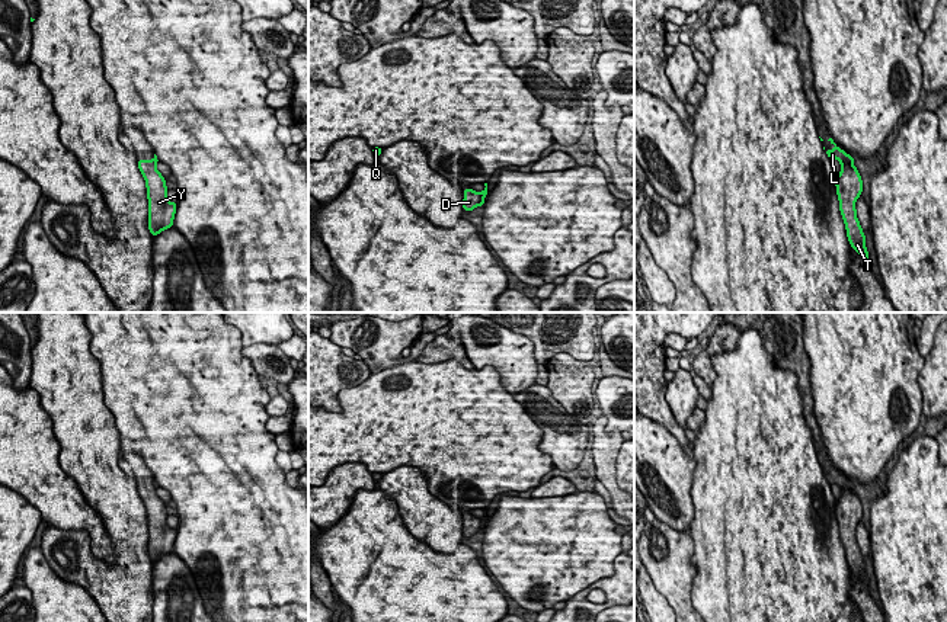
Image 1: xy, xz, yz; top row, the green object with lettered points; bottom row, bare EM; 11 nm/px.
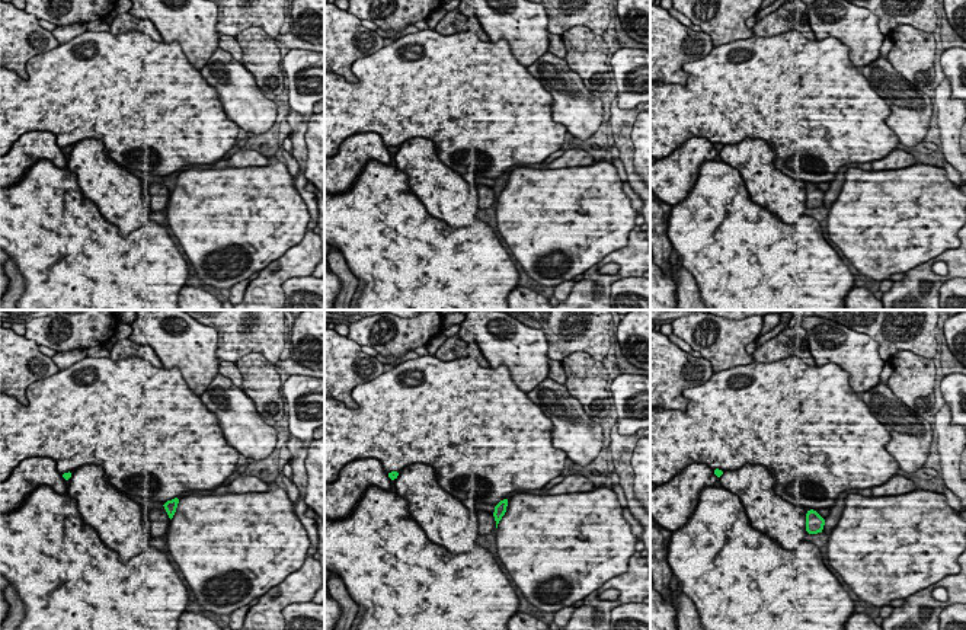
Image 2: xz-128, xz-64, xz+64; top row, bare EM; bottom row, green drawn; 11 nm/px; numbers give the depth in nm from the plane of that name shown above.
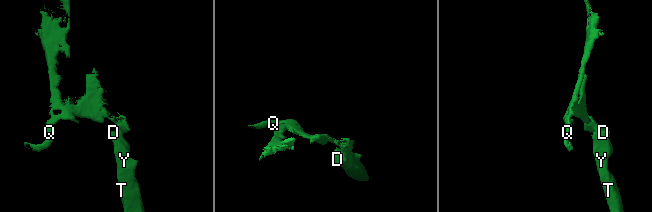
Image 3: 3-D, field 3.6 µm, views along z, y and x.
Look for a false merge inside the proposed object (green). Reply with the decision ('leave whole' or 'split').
split

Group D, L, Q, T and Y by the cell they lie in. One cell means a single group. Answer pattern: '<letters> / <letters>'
D T Y / L Q

